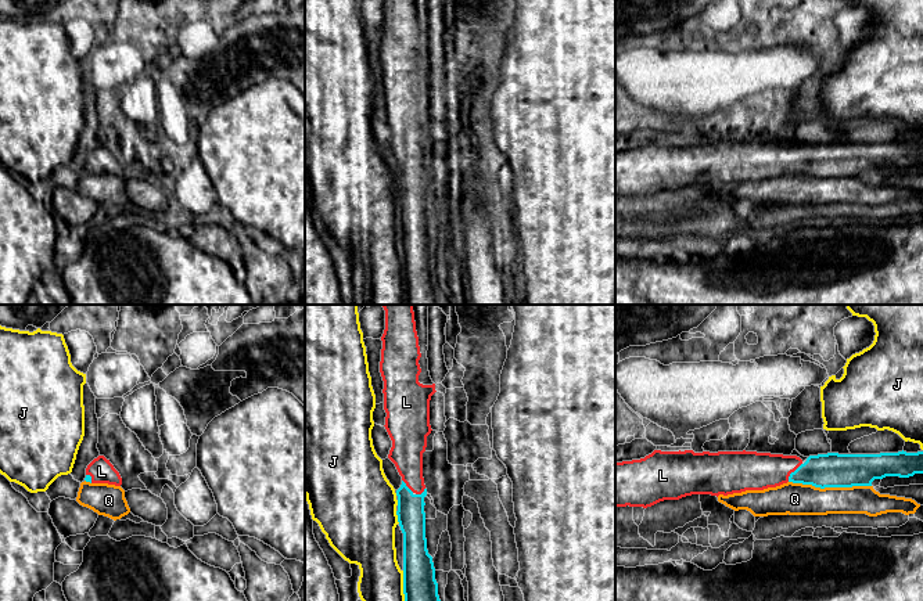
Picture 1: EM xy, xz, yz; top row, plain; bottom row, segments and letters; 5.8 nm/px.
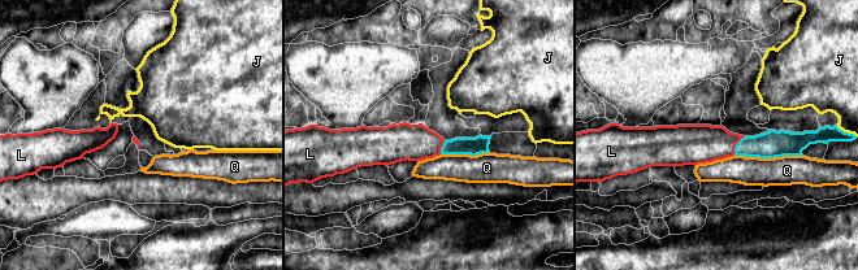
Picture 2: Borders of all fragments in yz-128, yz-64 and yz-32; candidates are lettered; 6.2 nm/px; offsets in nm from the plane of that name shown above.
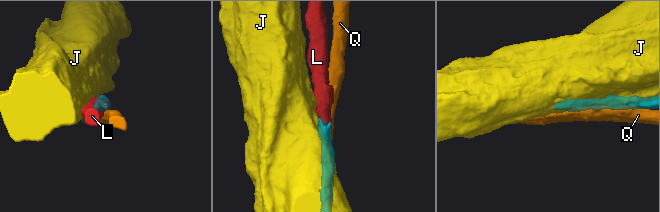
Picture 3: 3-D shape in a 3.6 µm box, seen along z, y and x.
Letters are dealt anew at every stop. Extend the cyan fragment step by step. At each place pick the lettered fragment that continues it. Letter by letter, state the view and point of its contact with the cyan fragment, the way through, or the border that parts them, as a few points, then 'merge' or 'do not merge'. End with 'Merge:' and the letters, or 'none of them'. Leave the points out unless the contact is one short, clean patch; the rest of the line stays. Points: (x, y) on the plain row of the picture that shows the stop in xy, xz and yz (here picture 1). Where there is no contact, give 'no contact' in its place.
J: meets cyan in xz at (403, 277); do not merge
L: meets cyan in yz at (792, 162); runs through yz (832, 159), (792, 162), (749, 159); merge
Q: meets cyan in yz at (830, 176); border along yz (789, 171), (821, 177), (871, 176); do not merge
Merge: L

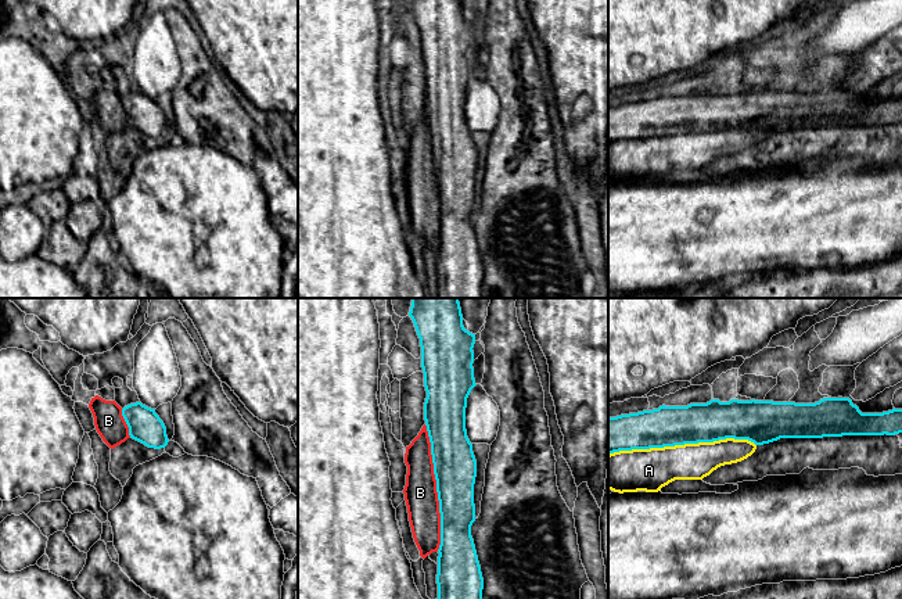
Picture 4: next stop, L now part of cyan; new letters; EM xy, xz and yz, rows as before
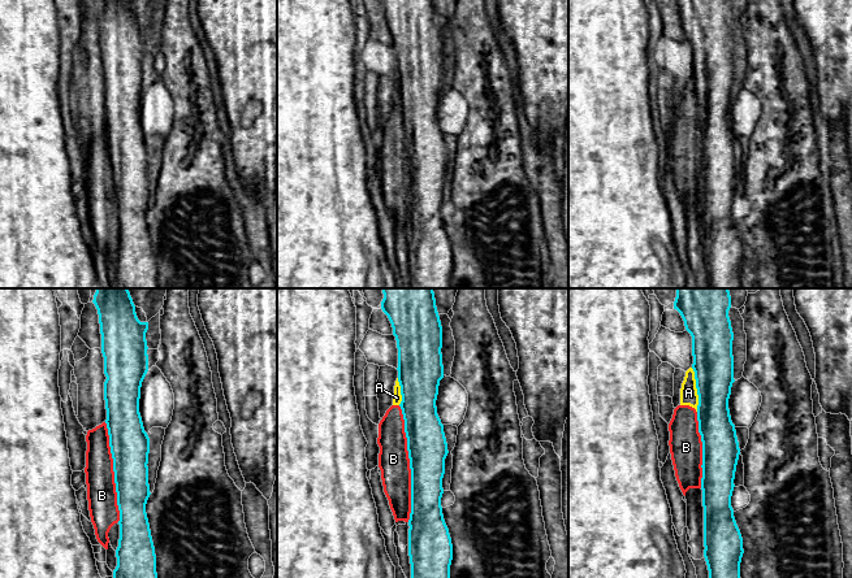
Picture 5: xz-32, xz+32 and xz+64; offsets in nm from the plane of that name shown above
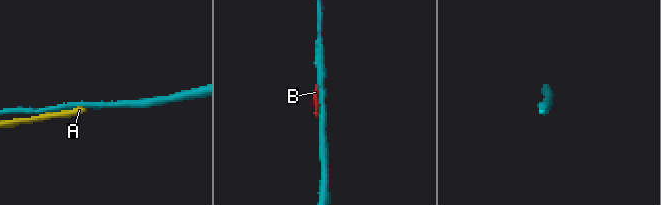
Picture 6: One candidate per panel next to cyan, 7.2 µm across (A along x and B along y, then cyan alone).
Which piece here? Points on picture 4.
A: meets cyan in yz at (682, 133); do not merge
B: meets cyan in xz at (437, 178); do not merge
Merge: none of them

